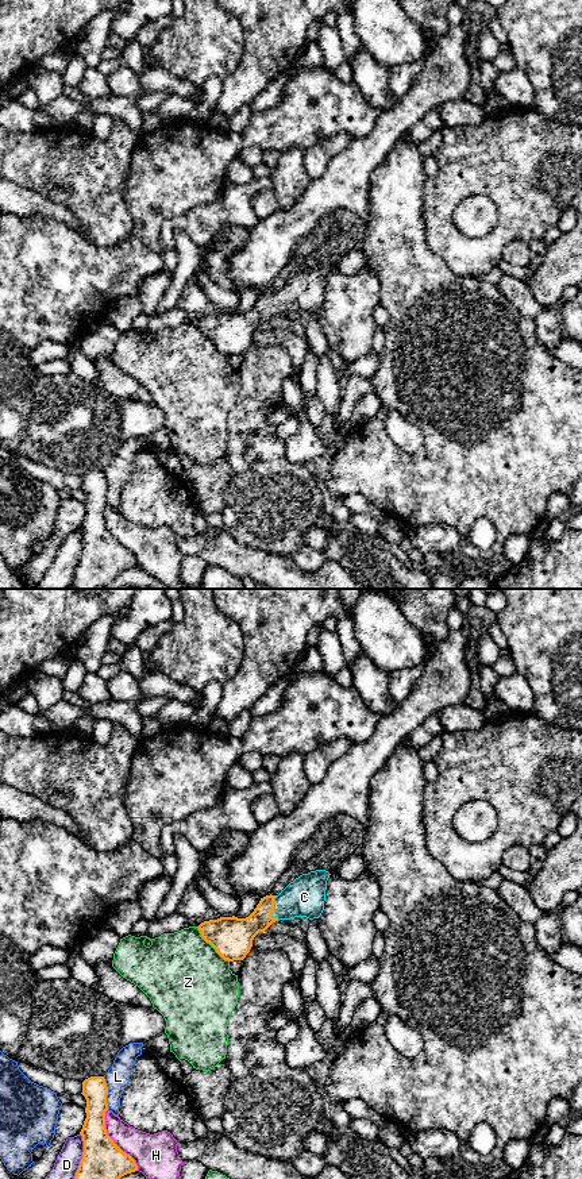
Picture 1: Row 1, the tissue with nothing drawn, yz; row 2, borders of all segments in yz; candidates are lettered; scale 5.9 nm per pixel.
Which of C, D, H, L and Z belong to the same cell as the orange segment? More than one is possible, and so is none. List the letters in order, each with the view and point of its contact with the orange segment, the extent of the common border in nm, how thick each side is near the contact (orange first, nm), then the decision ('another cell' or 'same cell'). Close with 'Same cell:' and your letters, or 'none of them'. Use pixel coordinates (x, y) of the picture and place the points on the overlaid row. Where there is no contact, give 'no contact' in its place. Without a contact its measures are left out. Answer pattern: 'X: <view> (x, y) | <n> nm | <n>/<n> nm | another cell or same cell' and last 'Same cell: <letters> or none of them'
C: yz (273, 909) | 150 nm | 180/240 nm | same cell
D: yz (83, 1156) | 280 nm | 240/140 nm | another cell
H: yz (112, 1140) | 420 nm | 240/220 nm | another cell
L: yz (107, 1093) | 200 nm | 150/140 nm | another cell
Z: yz (211, 944) | 300 nm | 240/480 nm | another cell
Same cell: C

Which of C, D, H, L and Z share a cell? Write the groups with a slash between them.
C / D / H / L / Z

